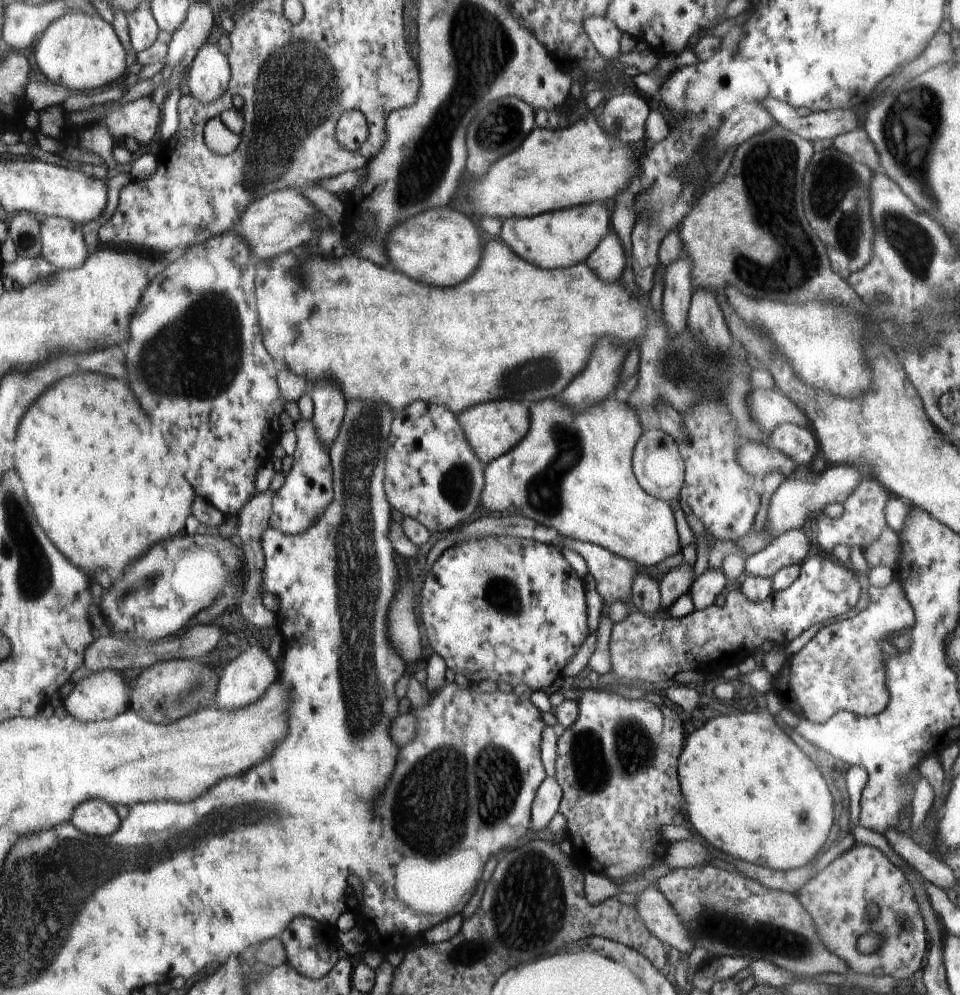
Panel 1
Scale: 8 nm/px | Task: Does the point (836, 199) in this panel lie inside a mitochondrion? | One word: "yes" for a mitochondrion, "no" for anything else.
yes

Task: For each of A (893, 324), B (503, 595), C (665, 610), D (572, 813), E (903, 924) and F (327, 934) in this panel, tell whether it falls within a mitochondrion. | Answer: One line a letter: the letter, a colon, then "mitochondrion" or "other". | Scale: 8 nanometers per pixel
A: other
B: mitochondrion
C: other
D: other
E: other
F: other

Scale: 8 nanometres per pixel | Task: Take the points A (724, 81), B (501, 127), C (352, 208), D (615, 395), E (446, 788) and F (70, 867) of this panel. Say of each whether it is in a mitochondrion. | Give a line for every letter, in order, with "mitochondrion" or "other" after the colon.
A: other
B: mitochondrion
C: other
D: other
E: mitochondrion
F: mitochondrion

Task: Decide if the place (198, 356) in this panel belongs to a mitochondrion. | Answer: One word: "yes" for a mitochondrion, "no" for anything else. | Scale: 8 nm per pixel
yes

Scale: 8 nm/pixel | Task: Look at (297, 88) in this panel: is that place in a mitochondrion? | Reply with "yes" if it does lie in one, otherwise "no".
yes

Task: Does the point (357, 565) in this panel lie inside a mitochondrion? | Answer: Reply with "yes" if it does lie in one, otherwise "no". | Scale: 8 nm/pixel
yes

